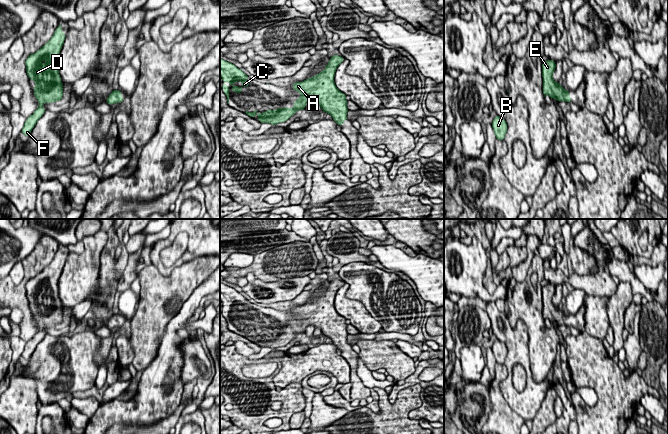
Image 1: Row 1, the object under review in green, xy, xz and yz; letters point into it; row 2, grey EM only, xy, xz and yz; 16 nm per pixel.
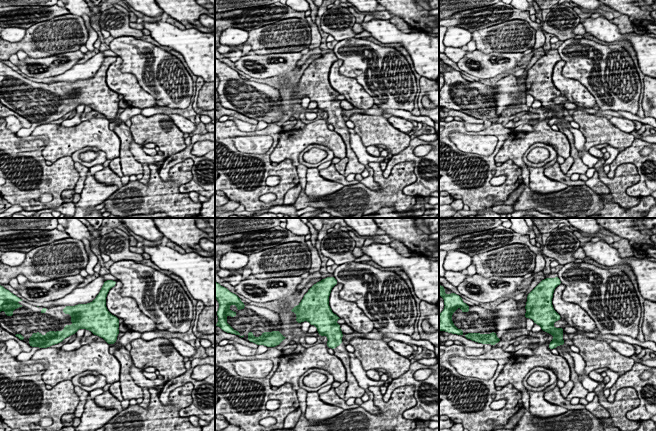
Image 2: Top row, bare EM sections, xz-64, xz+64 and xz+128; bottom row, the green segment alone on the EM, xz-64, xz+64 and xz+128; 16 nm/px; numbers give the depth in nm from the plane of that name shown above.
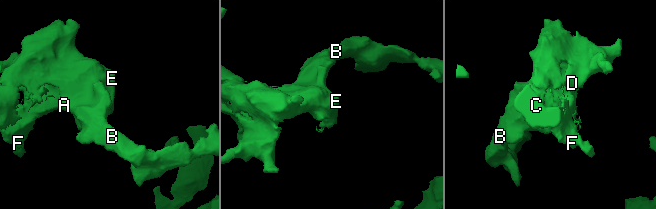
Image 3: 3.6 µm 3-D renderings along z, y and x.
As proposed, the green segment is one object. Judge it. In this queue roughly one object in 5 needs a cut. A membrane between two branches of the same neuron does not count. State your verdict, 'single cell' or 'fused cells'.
single cell

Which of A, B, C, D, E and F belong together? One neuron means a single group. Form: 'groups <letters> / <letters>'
groups A B C D E F

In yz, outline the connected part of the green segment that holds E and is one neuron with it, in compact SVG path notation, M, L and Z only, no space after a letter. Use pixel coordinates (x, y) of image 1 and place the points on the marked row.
M549 59L542 63L542 77L543 77L543 95L549 95L551 99L555 98L558 102L571 102L569 91L566 91L559 82L553 80L553 72L556 64Z

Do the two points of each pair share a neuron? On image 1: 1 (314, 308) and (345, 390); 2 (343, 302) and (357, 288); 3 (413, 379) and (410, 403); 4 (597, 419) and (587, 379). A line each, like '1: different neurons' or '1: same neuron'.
1: different neurons
2: different neurons
3: different neurons
4: same neuron

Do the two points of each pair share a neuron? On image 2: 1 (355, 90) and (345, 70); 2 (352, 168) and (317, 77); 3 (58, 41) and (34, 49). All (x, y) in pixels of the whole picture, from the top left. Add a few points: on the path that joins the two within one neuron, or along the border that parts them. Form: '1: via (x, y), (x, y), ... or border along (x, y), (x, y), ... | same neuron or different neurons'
1: border along (342, 60), (339, 72), (353, 77), (366, 91) | different neurons
2: via (348, 145), (326, 100) | same neuron
3: via (52, 41), (42, 41), (40, 43) | same neuron

